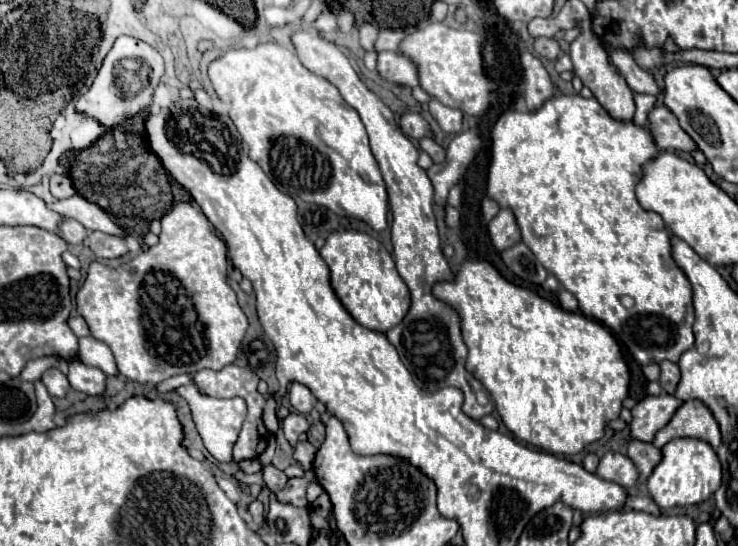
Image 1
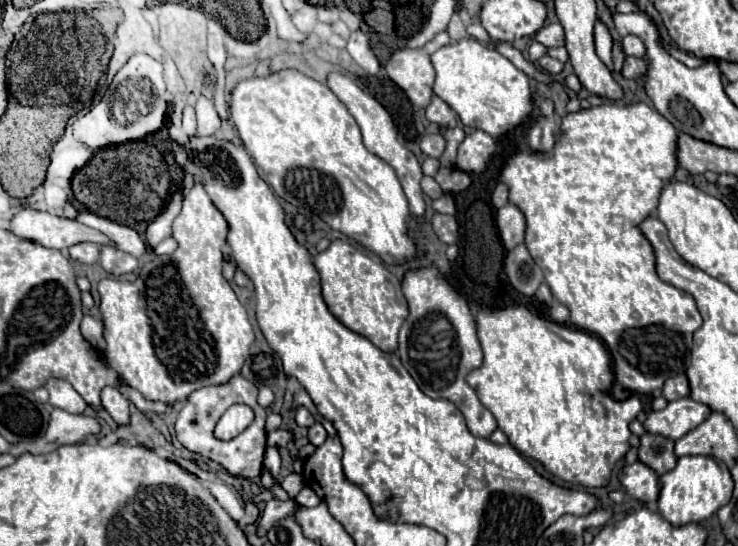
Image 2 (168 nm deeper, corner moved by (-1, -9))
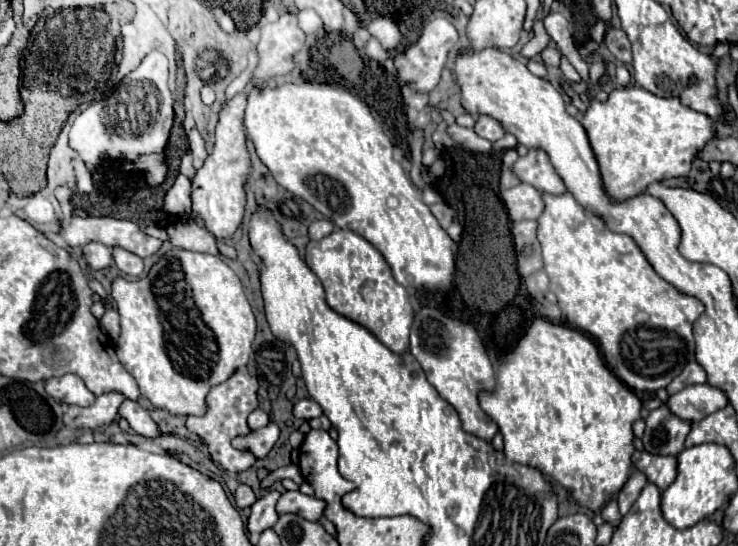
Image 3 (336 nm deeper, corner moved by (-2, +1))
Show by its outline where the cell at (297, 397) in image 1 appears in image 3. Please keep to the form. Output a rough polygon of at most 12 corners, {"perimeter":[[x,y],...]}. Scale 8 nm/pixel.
{"perimeter":[[305,398],[295,404],[293,414],[301,420],[321,416],[321,406]]}

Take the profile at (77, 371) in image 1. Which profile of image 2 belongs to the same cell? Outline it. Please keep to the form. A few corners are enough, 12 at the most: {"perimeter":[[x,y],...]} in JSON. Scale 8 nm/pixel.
{"perimeter":[[102,388],[100,400],[116,424],[128,424],[128,400],[118,388]]}

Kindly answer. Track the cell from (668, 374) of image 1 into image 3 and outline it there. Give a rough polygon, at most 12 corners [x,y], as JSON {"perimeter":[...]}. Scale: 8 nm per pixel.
{"perimeter":[[689,362],[667,386],[667,394],[677,394],[685,386],[705,384],[707,374],[697,362]]}

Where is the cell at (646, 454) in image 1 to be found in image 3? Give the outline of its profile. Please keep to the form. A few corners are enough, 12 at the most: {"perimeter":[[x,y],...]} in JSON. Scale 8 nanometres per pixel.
{"perimeter":[[667,404],[647,418],[643,446],[651,454],[677,456],[691,422]]}

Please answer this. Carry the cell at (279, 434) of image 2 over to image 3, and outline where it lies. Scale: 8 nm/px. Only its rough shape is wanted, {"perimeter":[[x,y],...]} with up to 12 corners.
{"perimeter":[[275,422],[233,438],[231,446],[265,458],[279,438]]}

